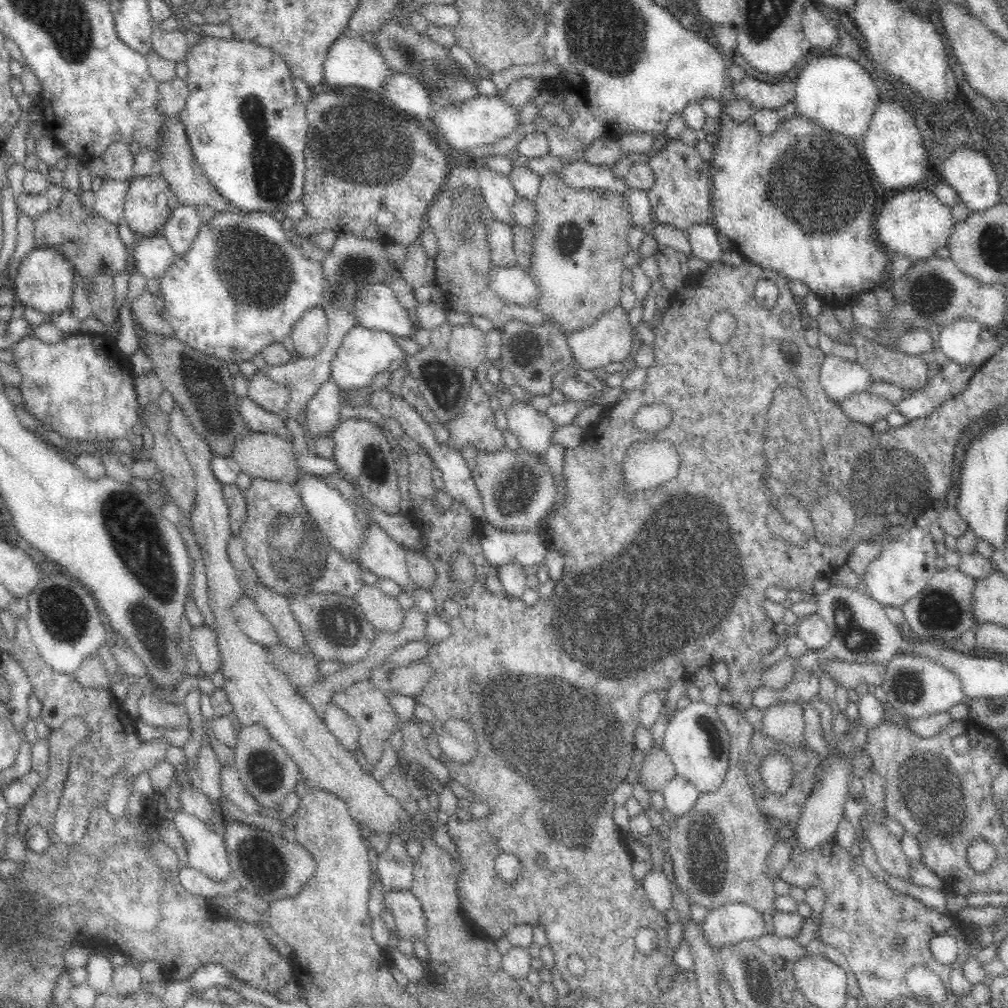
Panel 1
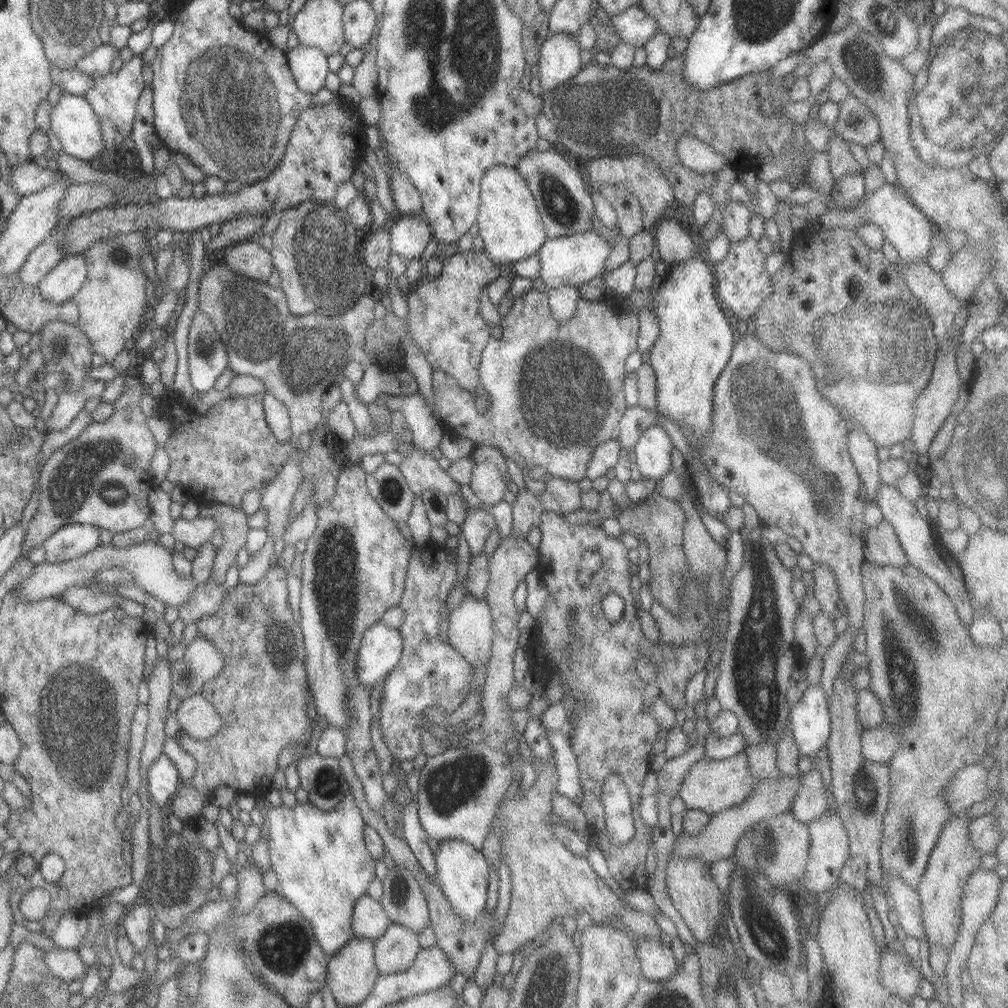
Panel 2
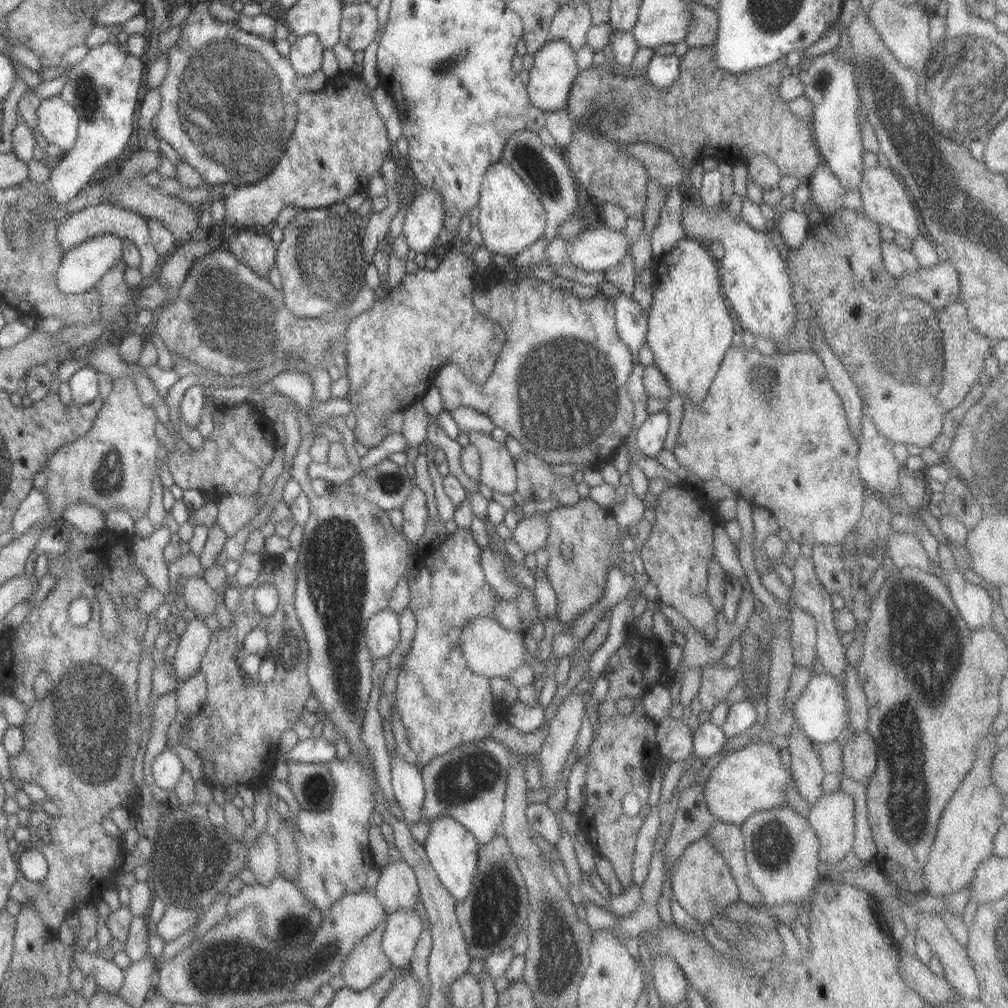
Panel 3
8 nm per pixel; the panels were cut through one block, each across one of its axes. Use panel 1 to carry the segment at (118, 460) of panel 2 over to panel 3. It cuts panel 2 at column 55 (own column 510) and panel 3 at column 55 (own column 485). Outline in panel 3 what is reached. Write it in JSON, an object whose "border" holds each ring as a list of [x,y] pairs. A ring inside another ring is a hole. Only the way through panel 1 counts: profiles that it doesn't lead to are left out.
{"border":[[[117,378],[112,381],[109,394],[104,398],[101,409],[95,415],[89,430],[66,444],[48,458],[45,464],[47,482],[42,488],[48,501],[50,518],[61,519],[65,506],[83,502],[95,506],[101,513],[106,514],[113,508],[123,508],[127,515],[136,521],[142,518],[148,510],[151,495],[152,481],[157,470],[158,440],[154,436],[153,427],[158,422],[153,408],[143,404],[137,396],[135,384],[127,378]]]}

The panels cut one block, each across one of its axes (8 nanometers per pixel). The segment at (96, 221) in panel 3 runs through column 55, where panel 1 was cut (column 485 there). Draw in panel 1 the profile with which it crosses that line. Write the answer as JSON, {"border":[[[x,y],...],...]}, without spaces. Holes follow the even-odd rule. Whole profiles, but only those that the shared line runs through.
{"border":[[[492,217],[487,224],[485,239],[489,248],[492,264],[495,266],[510,266],[516,264],[513,253],[512,225],[504,219]]]}

